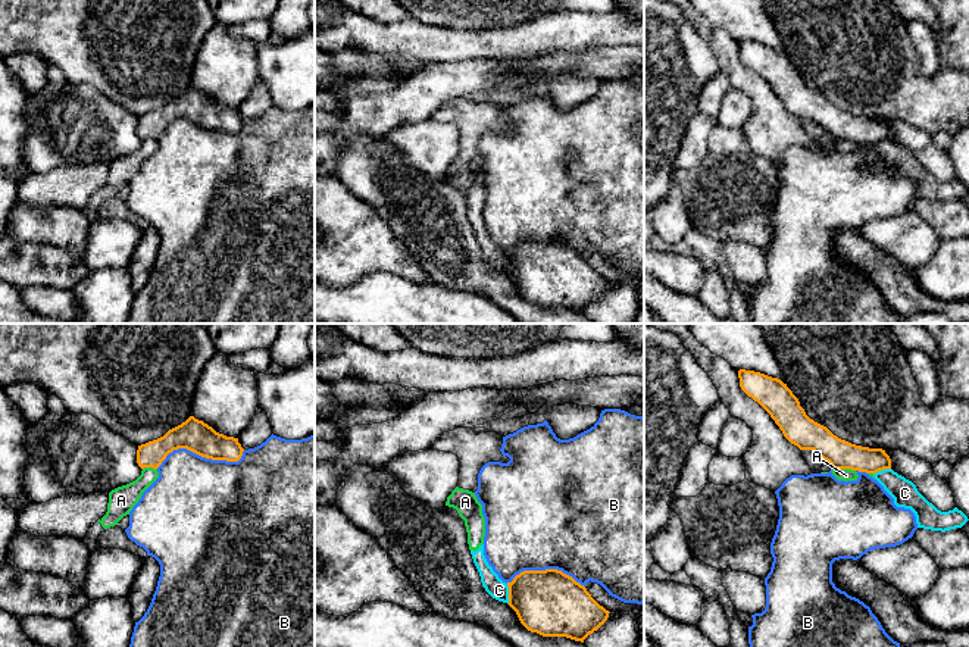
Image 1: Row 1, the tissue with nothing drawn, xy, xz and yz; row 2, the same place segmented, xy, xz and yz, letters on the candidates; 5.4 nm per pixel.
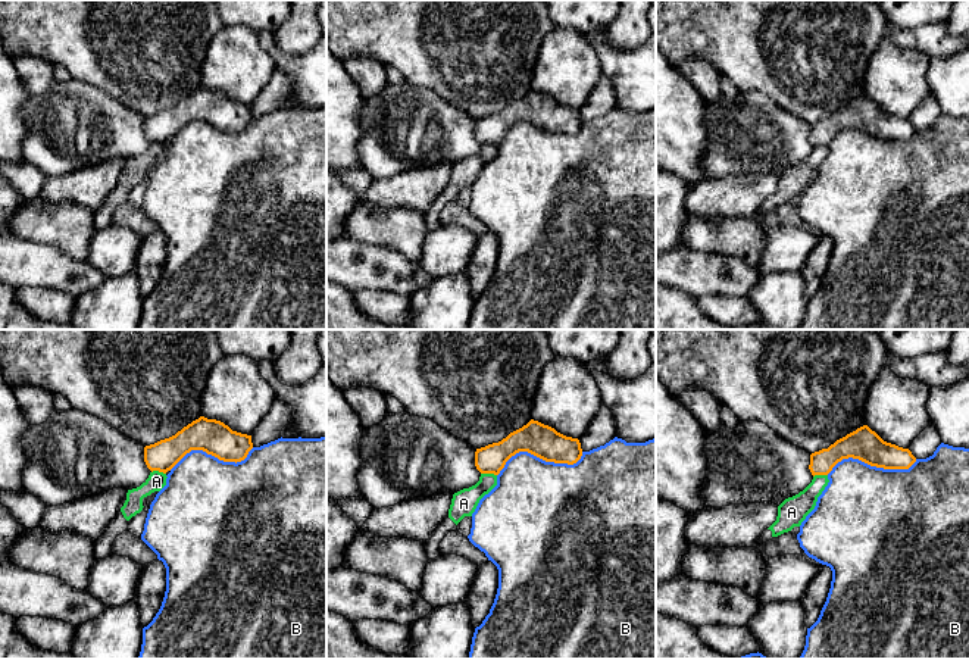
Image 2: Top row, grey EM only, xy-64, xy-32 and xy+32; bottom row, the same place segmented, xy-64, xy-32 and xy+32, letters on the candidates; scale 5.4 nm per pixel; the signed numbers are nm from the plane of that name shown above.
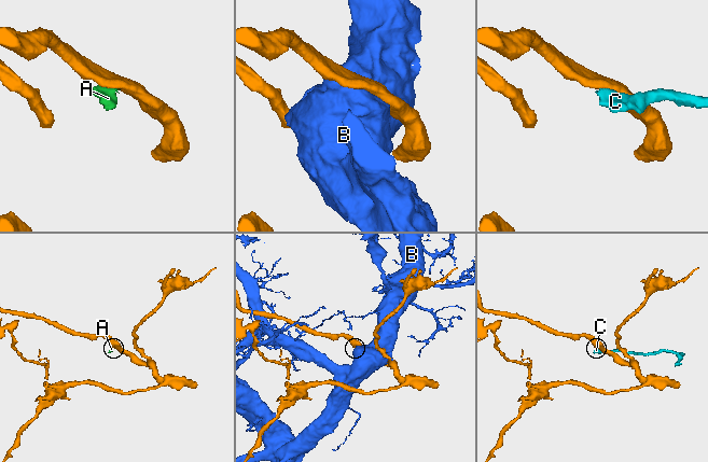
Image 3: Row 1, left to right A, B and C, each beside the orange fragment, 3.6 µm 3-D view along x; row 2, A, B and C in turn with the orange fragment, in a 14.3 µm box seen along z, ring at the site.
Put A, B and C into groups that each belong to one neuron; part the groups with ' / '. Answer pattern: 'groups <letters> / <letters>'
groups A C / B

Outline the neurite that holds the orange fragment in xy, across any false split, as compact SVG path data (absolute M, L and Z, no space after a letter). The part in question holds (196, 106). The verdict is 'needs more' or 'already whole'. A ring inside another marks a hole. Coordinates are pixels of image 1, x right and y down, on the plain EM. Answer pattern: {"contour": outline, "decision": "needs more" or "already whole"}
{"contour": "M190 87L163 107L138 116L137 134L141 140L157 140L166 126L178 119L187 119L206 129L226 132L238 132L244 122L238 109L219 104L203 91Z", "decision": "already whole"}

